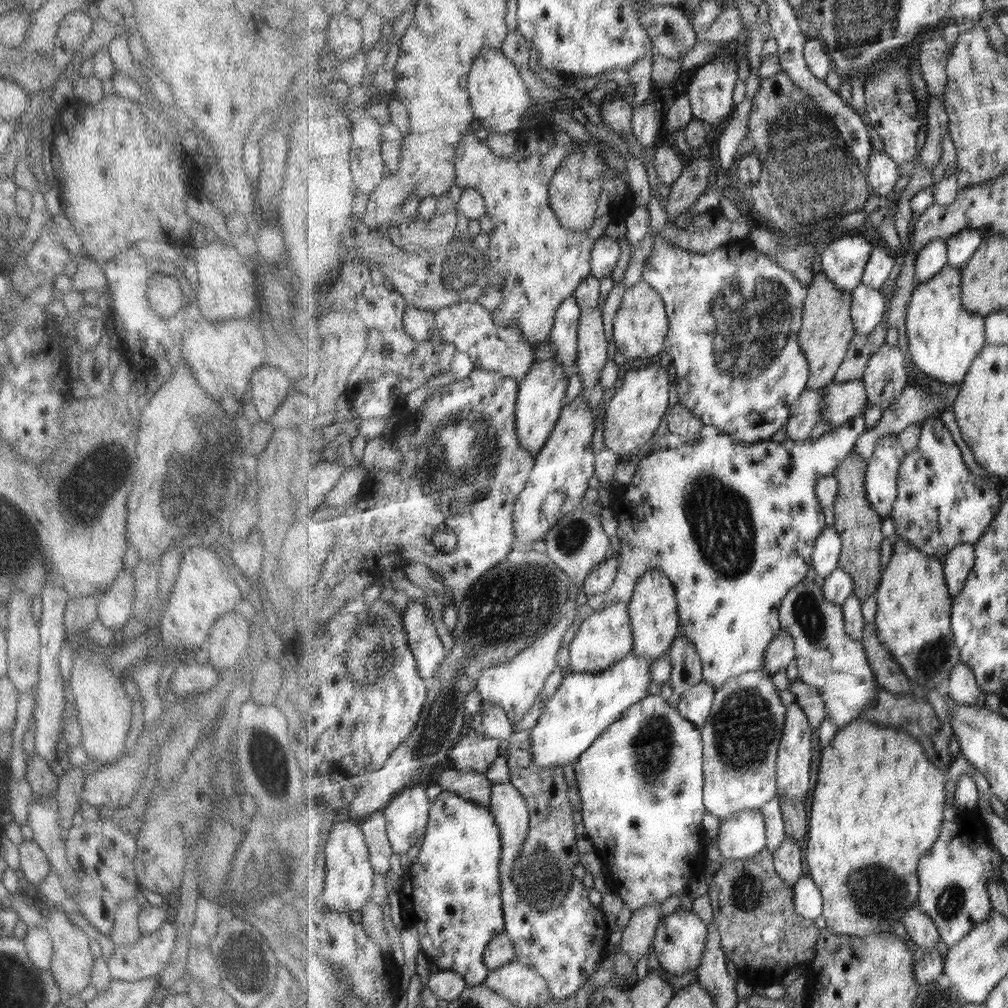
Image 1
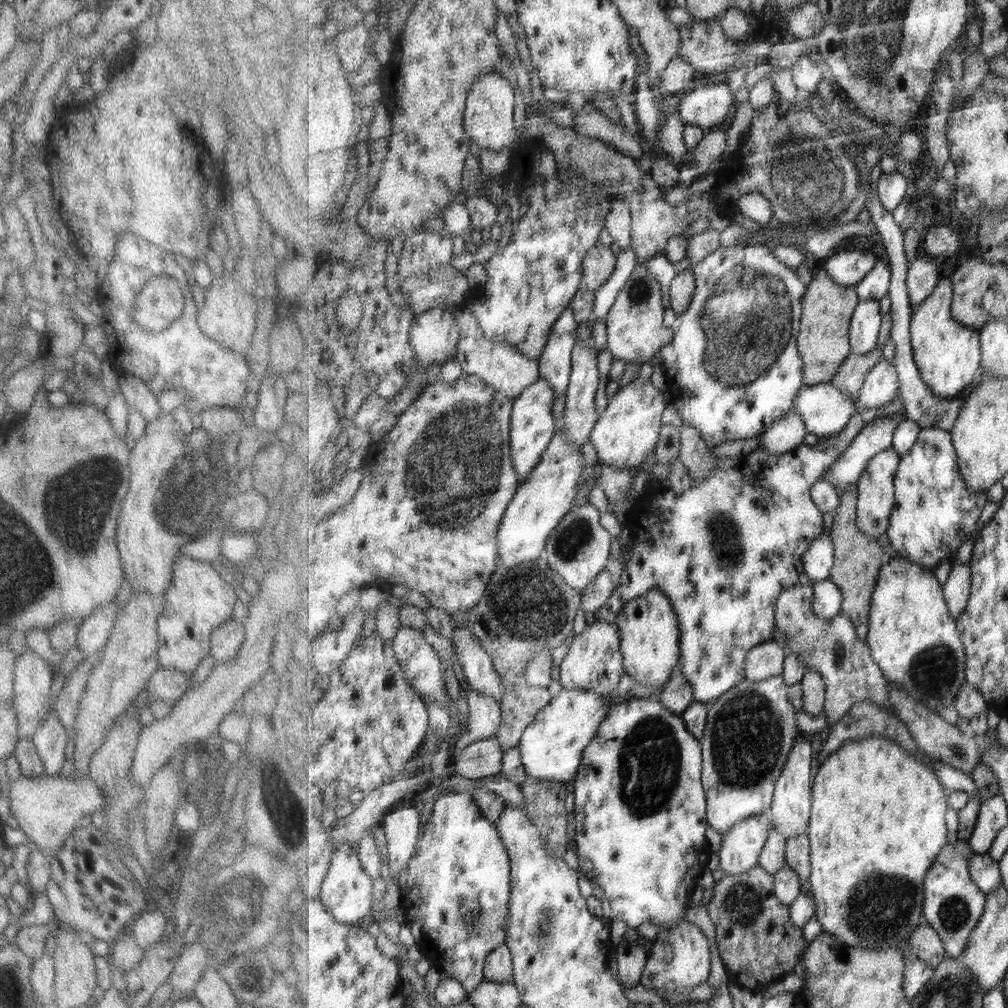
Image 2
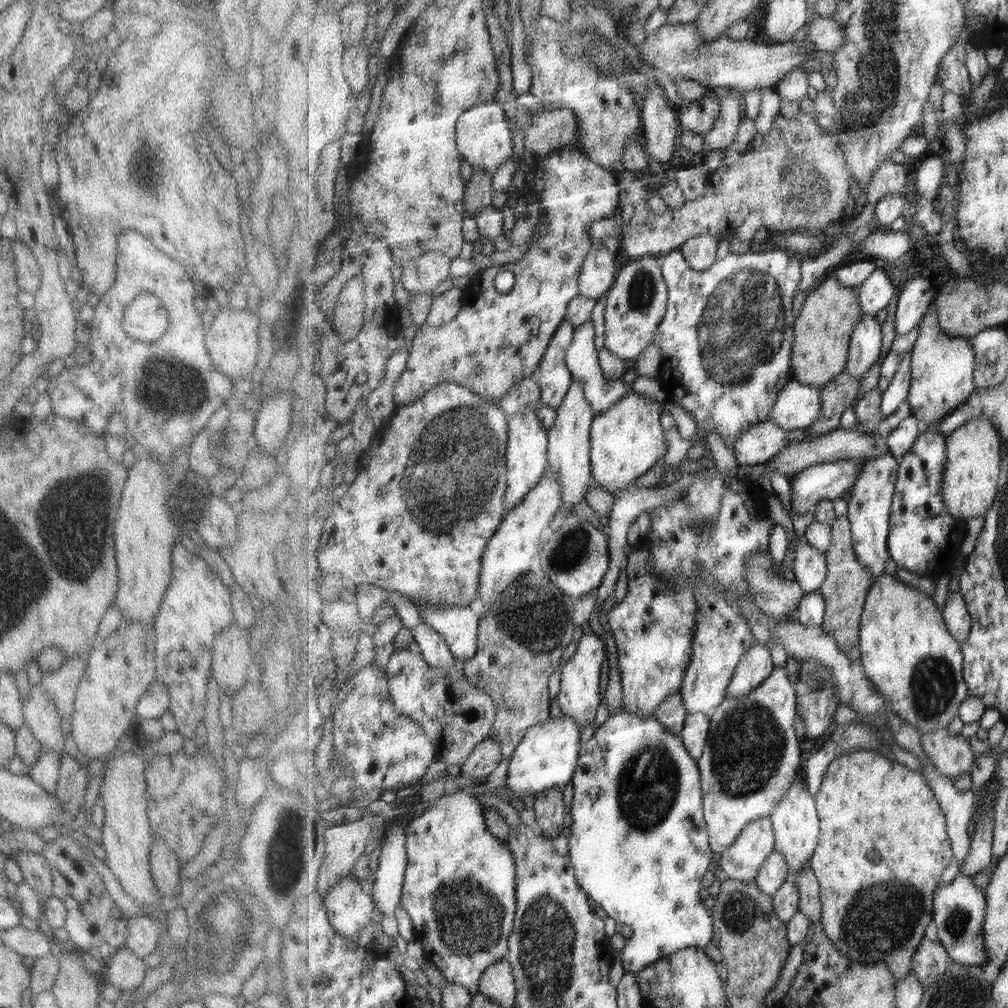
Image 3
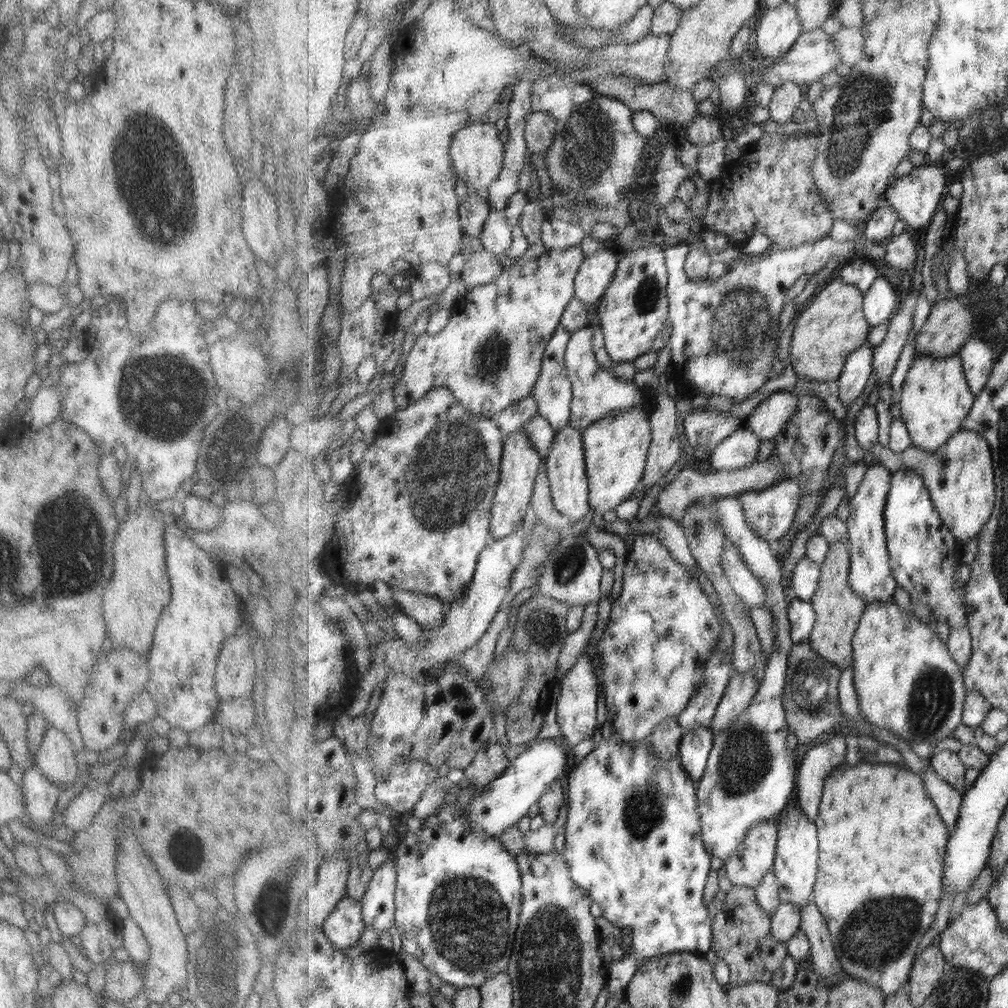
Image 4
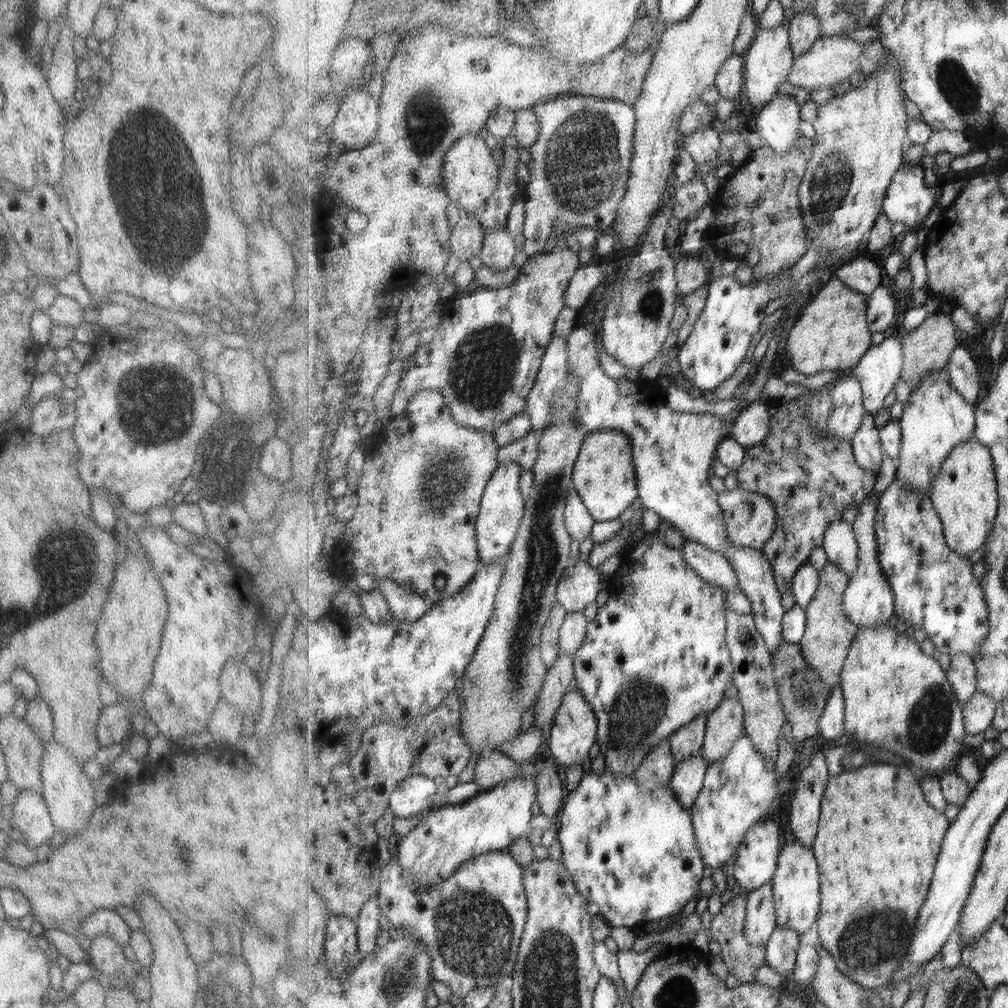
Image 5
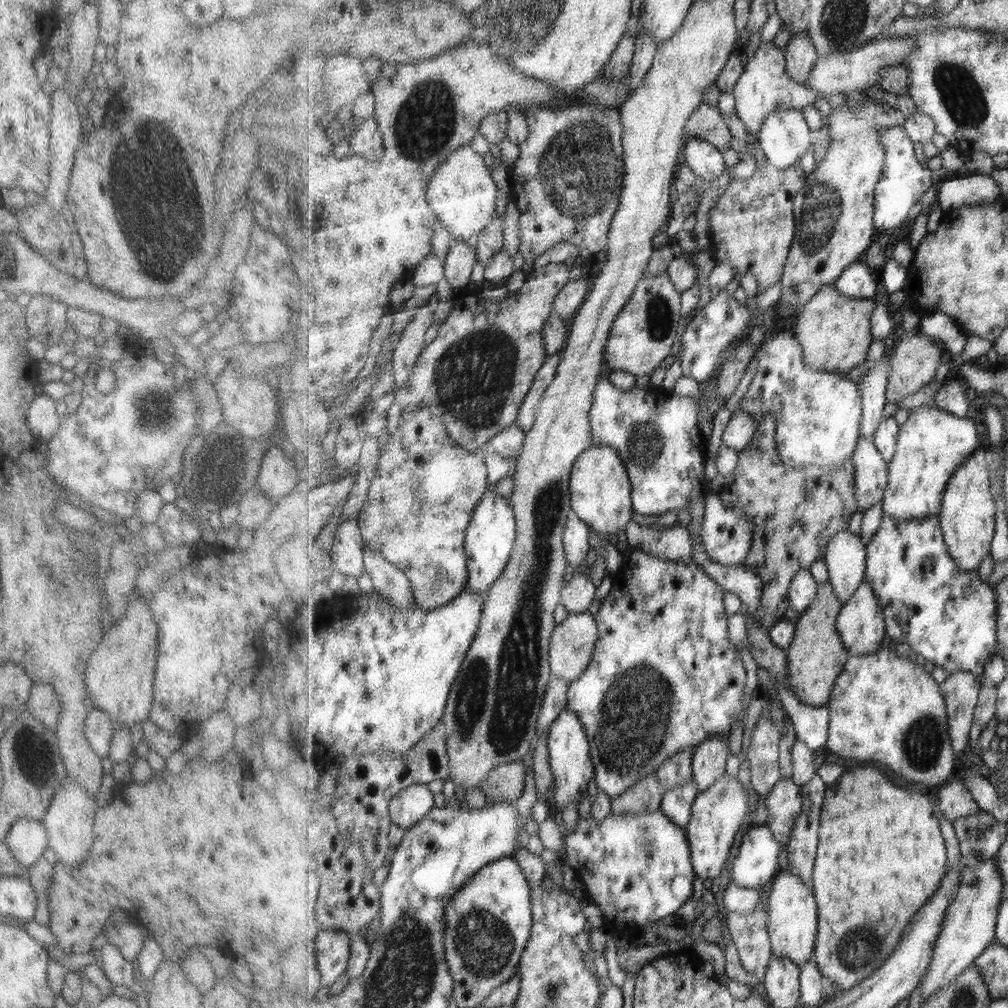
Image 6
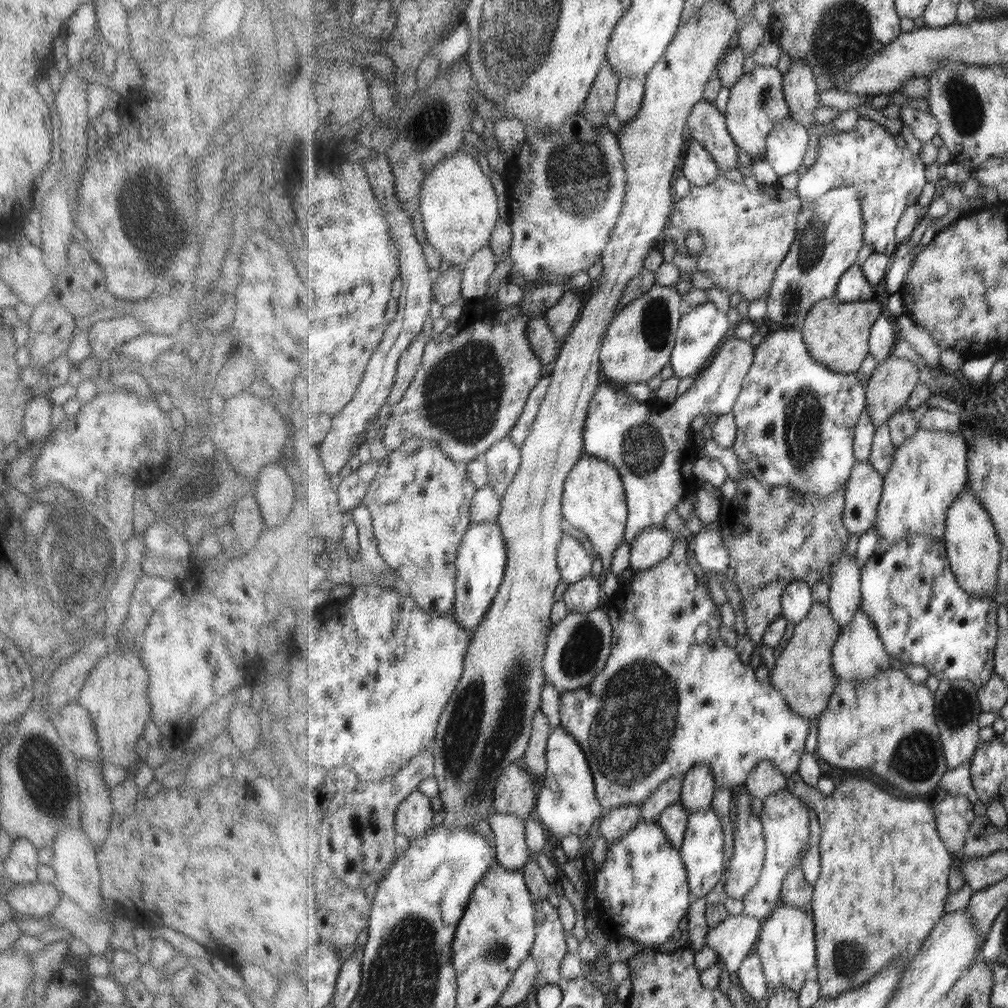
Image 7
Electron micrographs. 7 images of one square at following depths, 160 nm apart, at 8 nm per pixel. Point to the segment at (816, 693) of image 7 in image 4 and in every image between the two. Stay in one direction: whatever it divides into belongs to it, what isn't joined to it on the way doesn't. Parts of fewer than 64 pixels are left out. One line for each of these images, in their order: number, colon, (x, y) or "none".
4: (839, 610)
5: (829, 635)
6: (817, 656)

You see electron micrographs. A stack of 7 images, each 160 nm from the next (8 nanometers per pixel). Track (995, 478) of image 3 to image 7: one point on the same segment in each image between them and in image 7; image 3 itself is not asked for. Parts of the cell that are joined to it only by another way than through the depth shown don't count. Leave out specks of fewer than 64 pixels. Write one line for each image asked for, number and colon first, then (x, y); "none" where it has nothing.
4: (960, 477)
5: (965, 493)
6: (967, 517)
7: (974, 549)

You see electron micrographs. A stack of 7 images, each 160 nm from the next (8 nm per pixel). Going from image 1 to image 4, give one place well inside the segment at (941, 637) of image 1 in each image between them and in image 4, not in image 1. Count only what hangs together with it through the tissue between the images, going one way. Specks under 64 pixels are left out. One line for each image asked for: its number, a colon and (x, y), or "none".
2: (916, 641)
3: (913, 660)
4: (908, 683)

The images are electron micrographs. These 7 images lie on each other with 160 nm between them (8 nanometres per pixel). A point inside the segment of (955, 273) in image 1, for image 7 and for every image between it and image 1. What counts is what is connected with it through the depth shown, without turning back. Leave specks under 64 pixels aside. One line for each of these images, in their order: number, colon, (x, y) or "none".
2: (948, 354)
3: (943, 366)
4: (936, 399)
5: (936, 419)
6: (932, 445)
7: (929, 472)

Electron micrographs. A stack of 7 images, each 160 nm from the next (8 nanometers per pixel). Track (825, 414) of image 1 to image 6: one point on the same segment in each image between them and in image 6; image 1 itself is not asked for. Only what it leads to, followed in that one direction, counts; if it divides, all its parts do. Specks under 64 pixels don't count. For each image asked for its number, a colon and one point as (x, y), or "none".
2: (826, 409)
3: (798, 405)
4: (772, 414)
5: (752, 425)
6: (741, 428)

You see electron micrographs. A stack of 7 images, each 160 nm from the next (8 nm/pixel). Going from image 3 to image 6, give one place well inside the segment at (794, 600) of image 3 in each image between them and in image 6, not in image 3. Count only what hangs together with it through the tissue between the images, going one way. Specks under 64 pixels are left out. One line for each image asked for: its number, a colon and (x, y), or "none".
4: (748, 586)
5: (714, 567)
6: (674, 542)

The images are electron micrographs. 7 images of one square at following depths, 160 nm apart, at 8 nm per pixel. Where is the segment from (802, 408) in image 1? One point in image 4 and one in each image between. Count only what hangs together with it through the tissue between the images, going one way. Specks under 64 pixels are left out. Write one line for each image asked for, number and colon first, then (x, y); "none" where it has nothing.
2: (789, 433)
3: (761, 442)
4: (739, 451)

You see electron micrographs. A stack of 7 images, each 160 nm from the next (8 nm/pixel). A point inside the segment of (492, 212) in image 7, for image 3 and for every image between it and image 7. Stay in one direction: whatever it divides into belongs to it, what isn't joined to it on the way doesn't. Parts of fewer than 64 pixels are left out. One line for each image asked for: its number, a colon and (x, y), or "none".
3: (484, 138)
4: (477, 152)
5: (472, 177)
6: (463, 195)

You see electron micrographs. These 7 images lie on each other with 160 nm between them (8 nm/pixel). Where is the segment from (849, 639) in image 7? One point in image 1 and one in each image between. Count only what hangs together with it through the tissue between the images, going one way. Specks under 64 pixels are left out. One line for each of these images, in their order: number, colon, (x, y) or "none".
1: (881, 483)
2: (876, 491)
3: (870, 500)
4: (871, 577)
5: (869, 601)
6: (861, 624)

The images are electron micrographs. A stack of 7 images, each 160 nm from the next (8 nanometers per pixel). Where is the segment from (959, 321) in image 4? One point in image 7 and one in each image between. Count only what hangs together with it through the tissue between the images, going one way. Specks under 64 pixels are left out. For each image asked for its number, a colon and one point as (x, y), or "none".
5: (929, 348)
6: (914, 362)
7: (888, 389)

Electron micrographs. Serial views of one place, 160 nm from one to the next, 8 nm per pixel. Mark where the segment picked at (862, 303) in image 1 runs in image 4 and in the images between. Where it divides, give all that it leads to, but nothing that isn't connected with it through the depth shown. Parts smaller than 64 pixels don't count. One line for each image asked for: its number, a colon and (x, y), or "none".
2: (864, 331)
3: (867, 341)
4: (857, 372)

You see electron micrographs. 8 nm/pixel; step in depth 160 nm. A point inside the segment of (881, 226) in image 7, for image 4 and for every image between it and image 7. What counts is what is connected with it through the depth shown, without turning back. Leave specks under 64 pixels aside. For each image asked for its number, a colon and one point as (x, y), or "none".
4: (917, 196)
5: (908, 201)
6: (905, 179)

